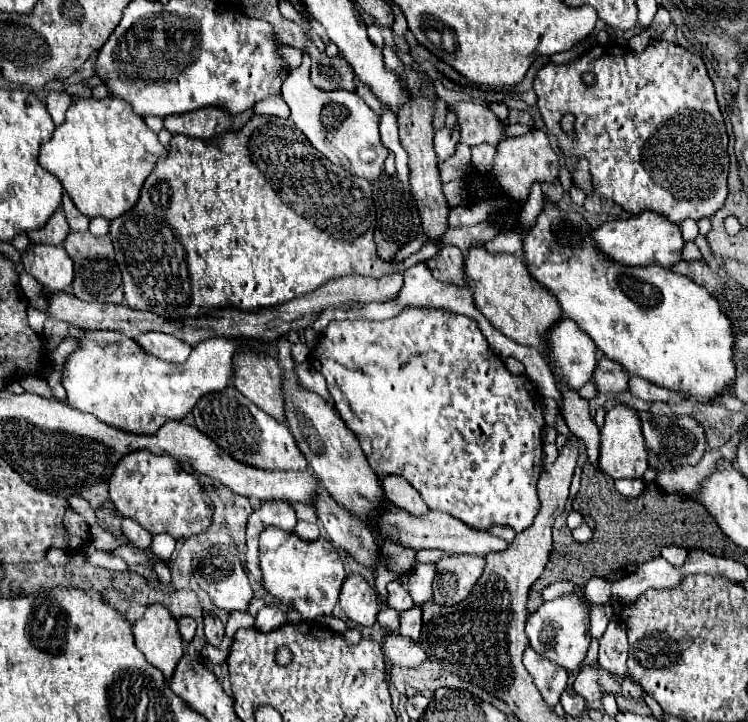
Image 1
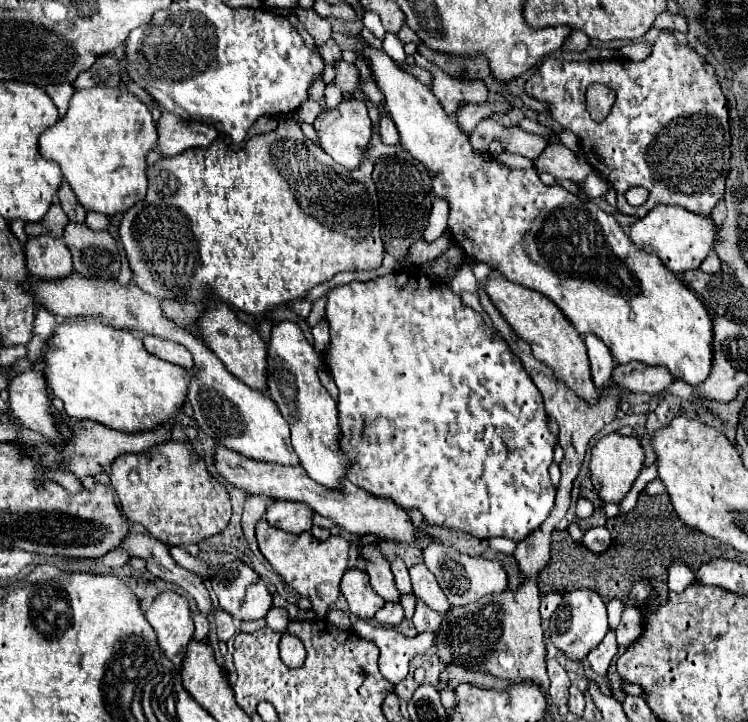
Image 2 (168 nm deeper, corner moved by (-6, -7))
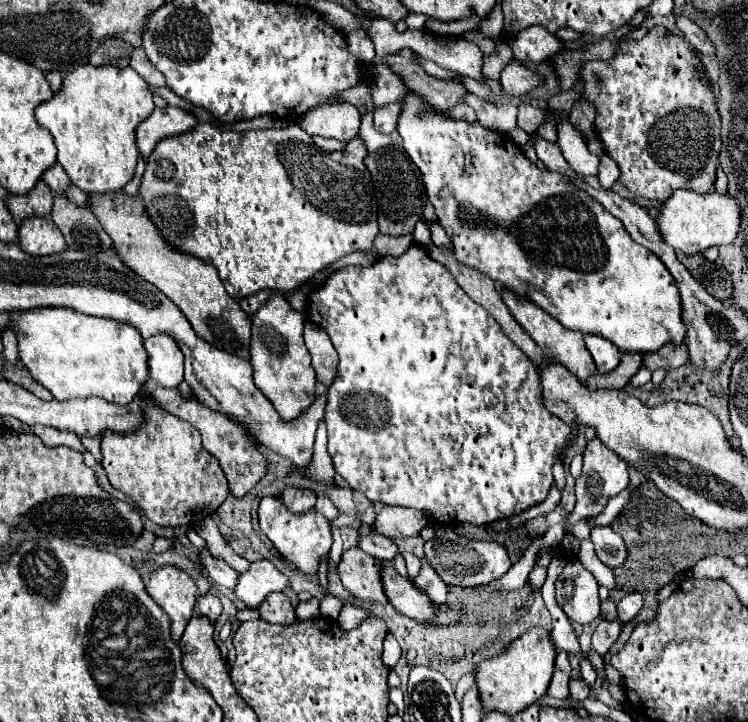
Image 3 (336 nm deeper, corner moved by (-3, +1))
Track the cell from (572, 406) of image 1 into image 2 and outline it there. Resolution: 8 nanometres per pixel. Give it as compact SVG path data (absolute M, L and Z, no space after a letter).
M496 276L486 282L486 292L494 300L496 308L502 312L506 322L516 330L522 340L526 340L532 346L532 354L542 360L544 364L550 364L554 370L556 378L562 380L568 388L576 390L578 396L586 398L590 404L596 402L598 390L592 384L592 374L590 374L590 362L586 354L586 344L582 336L568 324L564 314L552 304L552 300L544 298L540 292L528 290L524 286L516 286L508 282L504 276Z

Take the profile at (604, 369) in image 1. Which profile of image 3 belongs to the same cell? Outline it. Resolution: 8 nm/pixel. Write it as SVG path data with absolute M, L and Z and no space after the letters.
M665 344L665 348L659 348L657 352L647 352L643 354L643 368L655 372L659 368L663 368L665 372L675 370L679 366L683 366L687 362L689 354L687 354L687 346L675 346L675 344Z

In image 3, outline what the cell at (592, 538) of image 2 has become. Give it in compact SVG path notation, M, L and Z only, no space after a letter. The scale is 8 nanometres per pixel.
M595 526L591 530L591 542L595 544L595 552L603 564L607 564L609 568L623 564L623 560L627 556L623 538L619 534L615 534L609 526Z

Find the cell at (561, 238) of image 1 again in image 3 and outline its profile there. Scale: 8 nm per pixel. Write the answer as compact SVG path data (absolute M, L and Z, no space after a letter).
M409 92L401 100L397 132L405 152L423 174L427 196L439 224L453 240L459 262L479 268L491 280L505 284L515 294L527 296L565 328L583 334L601 334L621 352L655 352L665 344L685 342L679 288L665 264L647 248L633 242L621 220L605 212L587 192L575 188L563 174L539 170L507 134L467 124L433 110L421 96Z

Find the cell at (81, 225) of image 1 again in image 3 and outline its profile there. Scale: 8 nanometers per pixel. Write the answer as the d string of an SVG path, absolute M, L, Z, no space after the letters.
M59 164L51 166L51 168L43 174L43 182L53 190L53 194L65 194L67 188L71 186L69 176L65 174L65 170L63 170Z

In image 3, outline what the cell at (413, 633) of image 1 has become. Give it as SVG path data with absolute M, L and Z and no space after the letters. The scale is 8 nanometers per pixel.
M421 558L421 562L423 562L423 568L421 568L419 576L413 580L413 584L417 584L417 588L421 588L429 596L429 600L433 600L433 604L437 604L437 608L439 608L447 602L447 586L437 576L437 572L427 564L425 558Z

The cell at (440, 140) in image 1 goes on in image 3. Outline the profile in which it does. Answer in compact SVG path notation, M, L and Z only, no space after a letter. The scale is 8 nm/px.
M507 64L501 72L501 90L507 98L521 98L537 84L539 78L519 64Z

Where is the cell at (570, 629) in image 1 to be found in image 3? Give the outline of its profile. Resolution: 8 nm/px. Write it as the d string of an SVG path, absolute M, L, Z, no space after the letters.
M569 562L555 582L557 604L571 622L579 626L591 624L599 618L601 602L597 588L599 584L589 570L585 570L579 562Z

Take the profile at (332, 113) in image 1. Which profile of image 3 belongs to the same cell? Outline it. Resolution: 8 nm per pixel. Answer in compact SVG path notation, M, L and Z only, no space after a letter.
M347 102L323 104L321 108L313 108L305 112L301 118L301 128L307 134L317 134L343 142L355 138L359 126L361 126L361 114L357 106Z

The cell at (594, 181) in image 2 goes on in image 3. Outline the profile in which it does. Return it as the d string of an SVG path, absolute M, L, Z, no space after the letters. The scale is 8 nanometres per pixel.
M603 156L603 158L600 158L599 174L597 174L597 178L599 178L599 182L601 182L603 188L611 189L611 186L615 184L619 176L619 168L609 156Z

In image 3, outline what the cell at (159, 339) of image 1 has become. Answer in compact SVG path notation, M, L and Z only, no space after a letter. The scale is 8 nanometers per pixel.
M157 334L145 340L149 352L149 372L155 384L177 388L183 380L183 352L171 336Z

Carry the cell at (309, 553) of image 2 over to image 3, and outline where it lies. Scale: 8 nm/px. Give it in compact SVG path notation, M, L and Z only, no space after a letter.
M269 496L259 502L259 526L285 560L289 560L305 576L317 576L319 564L329 554L333 544L331 524L323 514L315 510L305 514L291 514L277 496Z

